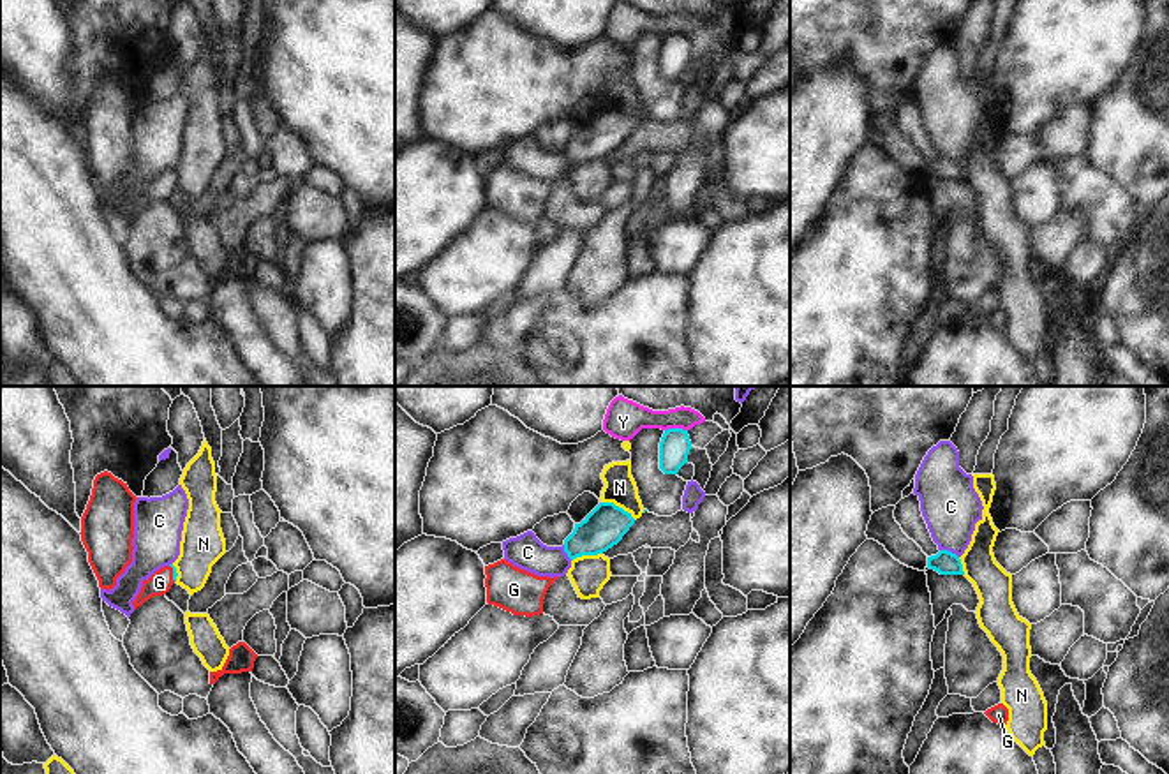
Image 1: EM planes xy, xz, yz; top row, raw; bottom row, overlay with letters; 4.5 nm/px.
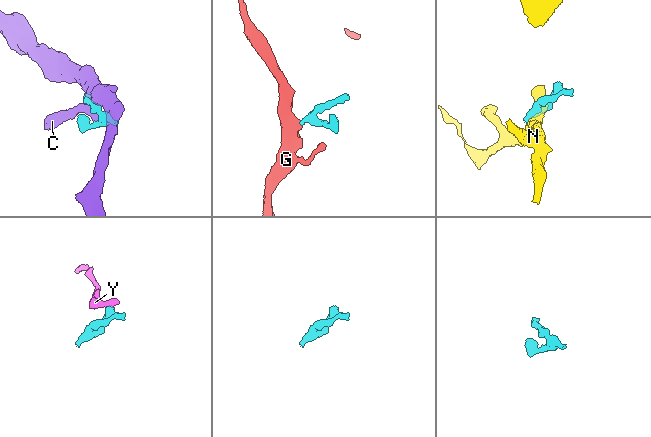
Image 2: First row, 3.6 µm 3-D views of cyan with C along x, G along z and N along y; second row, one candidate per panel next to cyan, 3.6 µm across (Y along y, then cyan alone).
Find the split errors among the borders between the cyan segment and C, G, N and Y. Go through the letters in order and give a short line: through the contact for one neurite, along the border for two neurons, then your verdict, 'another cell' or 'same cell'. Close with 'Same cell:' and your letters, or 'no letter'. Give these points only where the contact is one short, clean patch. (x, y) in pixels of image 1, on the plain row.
C: another cell
G: line xy (175, 178), (173, 178), (159, 187); same cell
N: another cell
Y: line xz (686, 34), (665, 36); another cell
Same cell: G

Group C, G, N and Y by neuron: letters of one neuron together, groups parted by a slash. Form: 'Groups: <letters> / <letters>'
Groups: C / G / N / Y.

